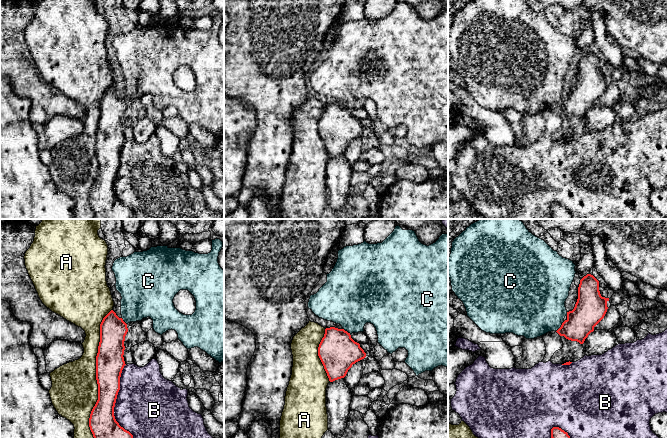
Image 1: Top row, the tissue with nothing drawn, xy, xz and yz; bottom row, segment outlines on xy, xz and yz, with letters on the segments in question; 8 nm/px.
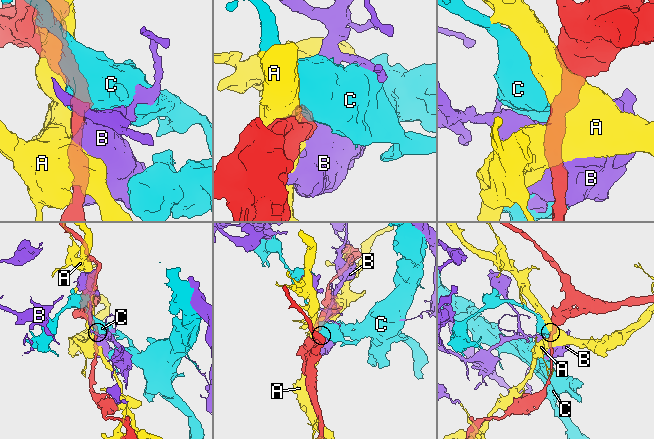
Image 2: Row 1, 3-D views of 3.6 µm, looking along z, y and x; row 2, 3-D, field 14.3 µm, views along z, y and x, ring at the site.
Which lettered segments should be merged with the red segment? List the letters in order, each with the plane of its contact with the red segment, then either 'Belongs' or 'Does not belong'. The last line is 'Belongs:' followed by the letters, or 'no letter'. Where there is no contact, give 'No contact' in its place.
A: Touches red in xy. Does not belong
B: Touches red in xy. Does not belong
C: Touches red in yz. Does not belong
Belongs: no letter

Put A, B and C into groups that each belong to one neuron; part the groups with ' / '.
A / B / C

